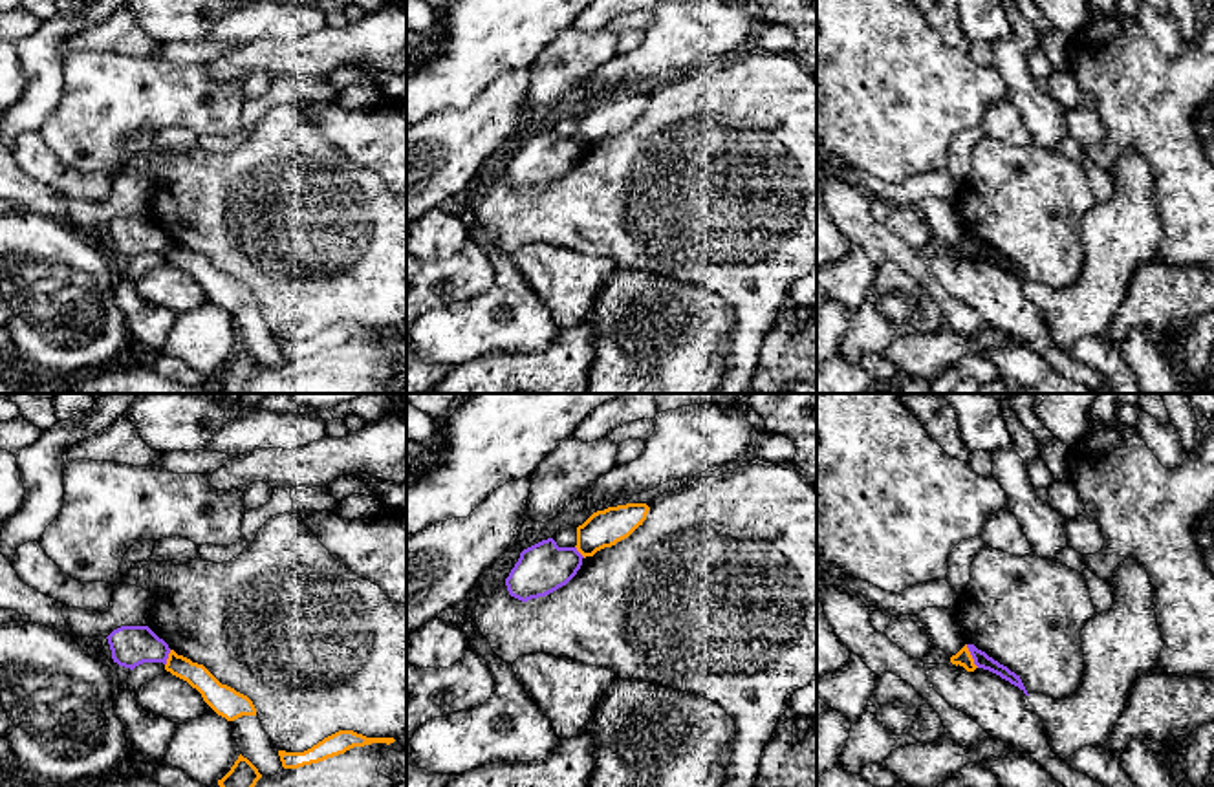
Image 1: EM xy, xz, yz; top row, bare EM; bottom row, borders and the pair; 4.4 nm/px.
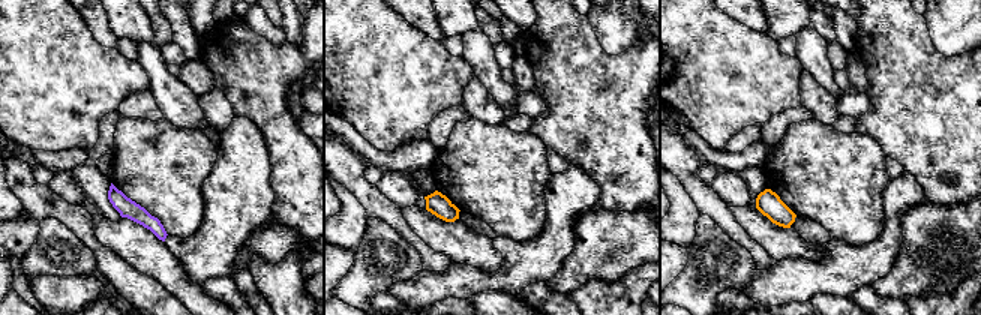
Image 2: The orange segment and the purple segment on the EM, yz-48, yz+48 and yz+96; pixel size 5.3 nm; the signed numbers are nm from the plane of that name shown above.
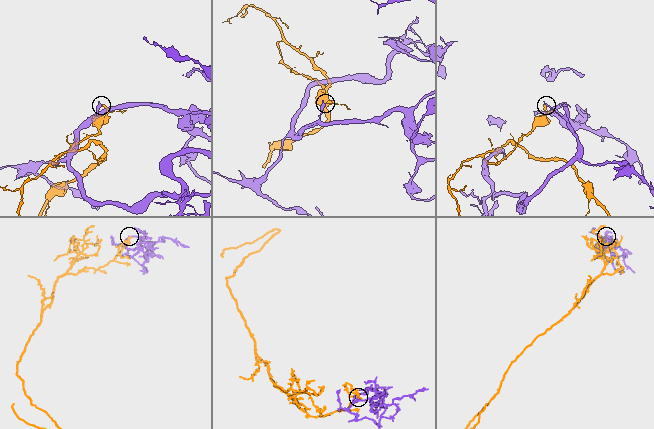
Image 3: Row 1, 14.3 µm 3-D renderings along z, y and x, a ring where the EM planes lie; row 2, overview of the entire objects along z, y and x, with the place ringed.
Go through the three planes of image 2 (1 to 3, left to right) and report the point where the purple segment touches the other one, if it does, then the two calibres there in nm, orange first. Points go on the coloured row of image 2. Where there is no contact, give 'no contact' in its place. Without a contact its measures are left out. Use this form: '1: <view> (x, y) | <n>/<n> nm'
1: no contact
2: no contact
3: no contact

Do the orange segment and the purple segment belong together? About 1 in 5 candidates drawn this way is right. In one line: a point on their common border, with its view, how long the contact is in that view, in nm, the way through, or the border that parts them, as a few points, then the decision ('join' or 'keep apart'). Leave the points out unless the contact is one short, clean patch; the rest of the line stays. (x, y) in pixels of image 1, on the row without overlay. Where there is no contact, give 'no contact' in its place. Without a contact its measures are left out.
meets orange in yz at (971, 246); contact 120 nm long; border along yz (965, 235), (978, 257); keep apart

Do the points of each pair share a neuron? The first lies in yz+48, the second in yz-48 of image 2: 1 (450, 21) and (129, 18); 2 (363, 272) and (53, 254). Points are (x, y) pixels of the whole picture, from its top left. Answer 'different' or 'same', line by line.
1: same
2: same

